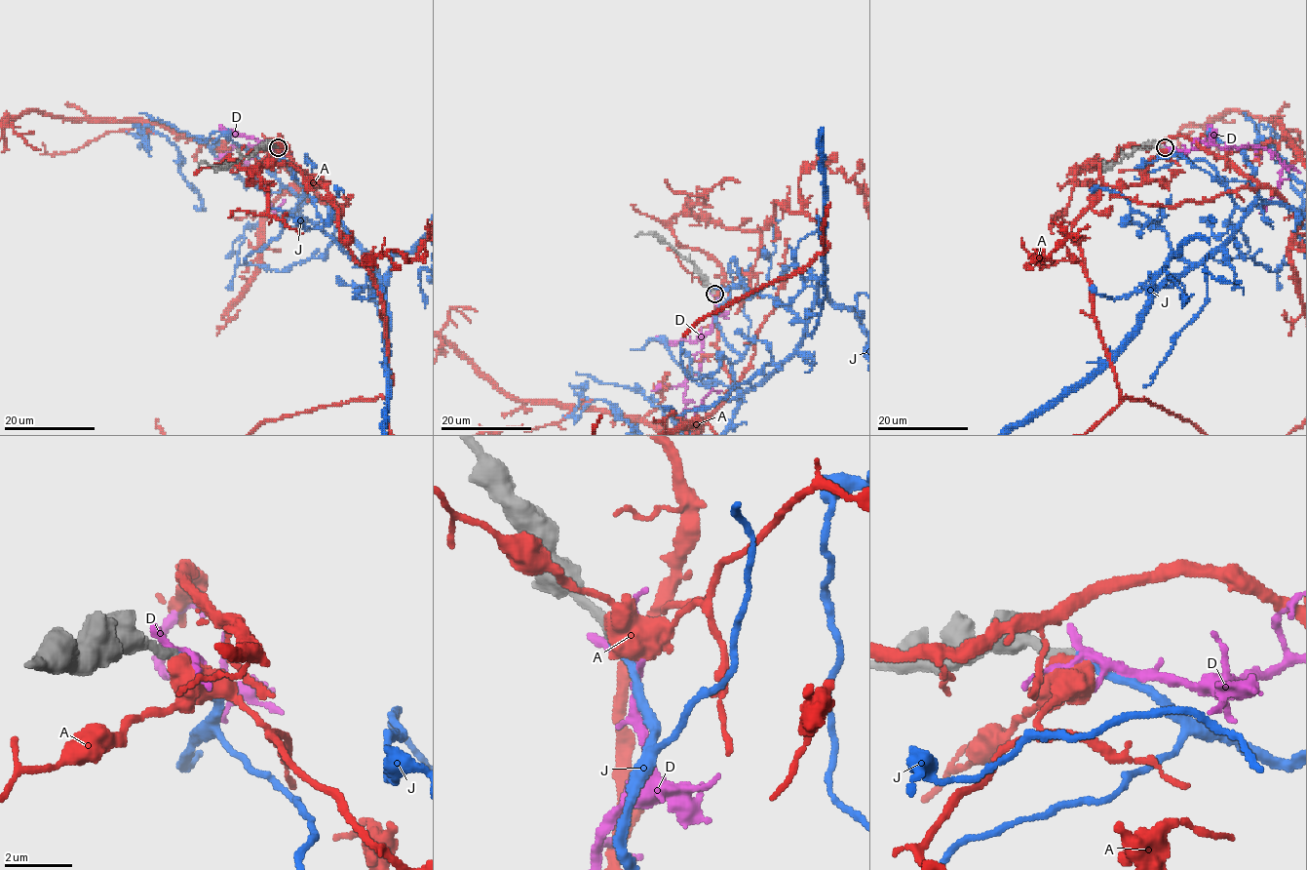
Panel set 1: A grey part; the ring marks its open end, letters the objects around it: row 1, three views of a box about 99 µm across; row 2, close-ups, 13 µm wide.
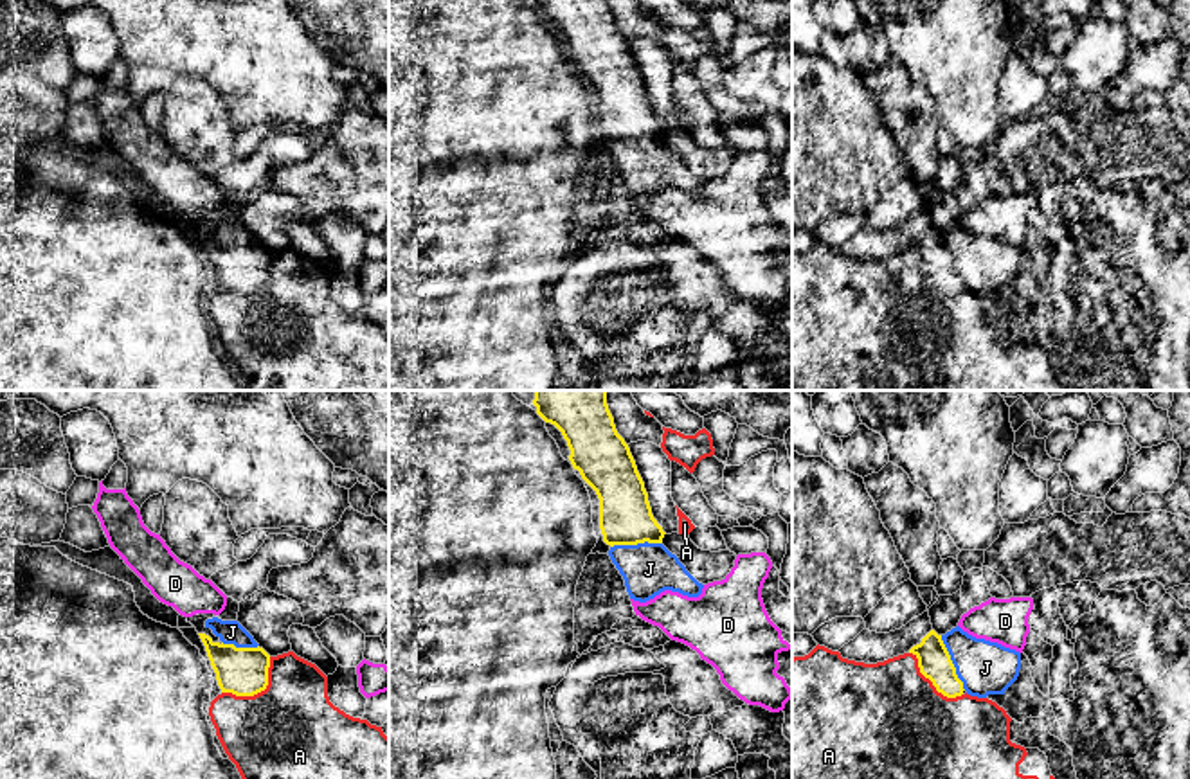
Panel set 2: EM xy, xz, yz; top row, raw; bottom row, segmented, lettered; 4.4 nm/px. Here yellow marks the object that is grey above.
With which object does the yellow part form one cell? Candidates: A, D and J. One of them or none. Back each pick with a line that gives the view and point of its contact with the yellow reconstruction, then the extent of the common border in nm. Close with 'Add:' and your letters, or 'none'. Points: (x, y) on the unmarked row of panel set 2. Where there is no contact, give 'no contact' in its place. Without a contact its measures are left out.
J: contact yz (951, 259); length 280 nm
Add: J

